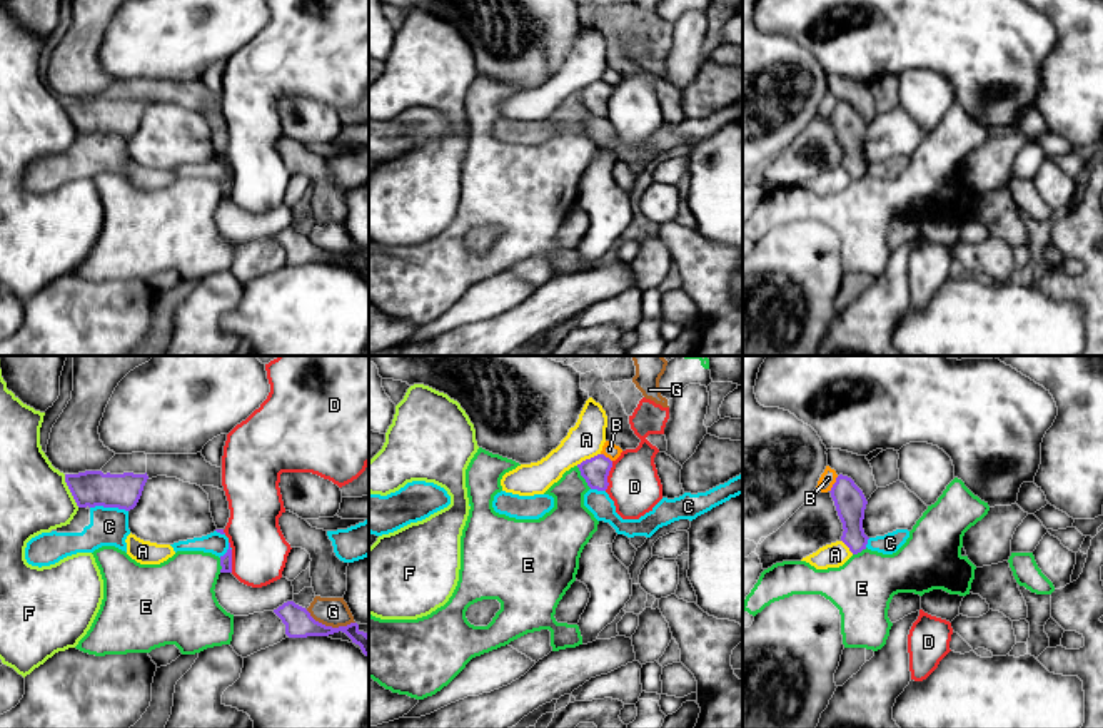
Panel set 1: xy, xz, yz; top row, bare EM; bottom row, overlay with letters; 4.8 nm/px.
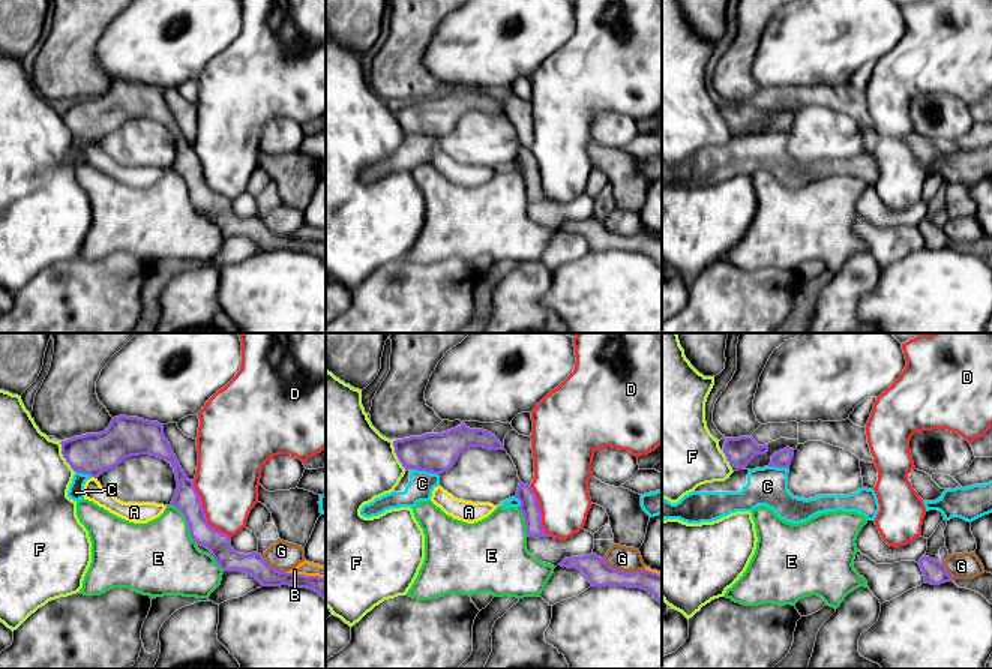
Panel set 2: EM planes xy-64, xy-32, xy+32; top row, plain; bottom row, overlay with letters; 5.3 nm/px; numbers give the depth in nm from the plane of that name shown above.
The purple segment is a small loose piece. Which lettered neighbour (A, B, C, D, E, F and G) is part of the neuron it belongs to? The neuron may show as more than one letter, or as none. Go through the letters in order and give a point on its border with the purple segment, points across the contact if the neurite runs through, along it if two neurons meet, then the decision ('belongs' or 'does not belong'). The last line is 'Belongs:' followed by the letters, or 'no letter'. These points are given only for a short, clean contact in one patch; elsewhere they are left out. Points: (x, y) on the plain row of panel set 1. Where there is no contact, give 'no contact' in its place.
A: meets purple in xz at (588, 85); does not belong
B: meets purple in yz at (833, 111); does not belong
C: meets purple in xy at (109, 132); belongs
D: meets purple in xz at (608, 101); border along xz (613, 87), (604, 116); does not belong
E: meets purple in xz at (583, 102); border along xz (576, 92), (591, 114); does not belong
F: meets purple in xy at (70, 117); border along xy (64, 101), (64, 107), (79, 132); does not belong
G: meets purple in xy at (331, 252); border along xy (306, 236), (326, 251), (346, 252), (354, 249); does not belong
Belongs: C

